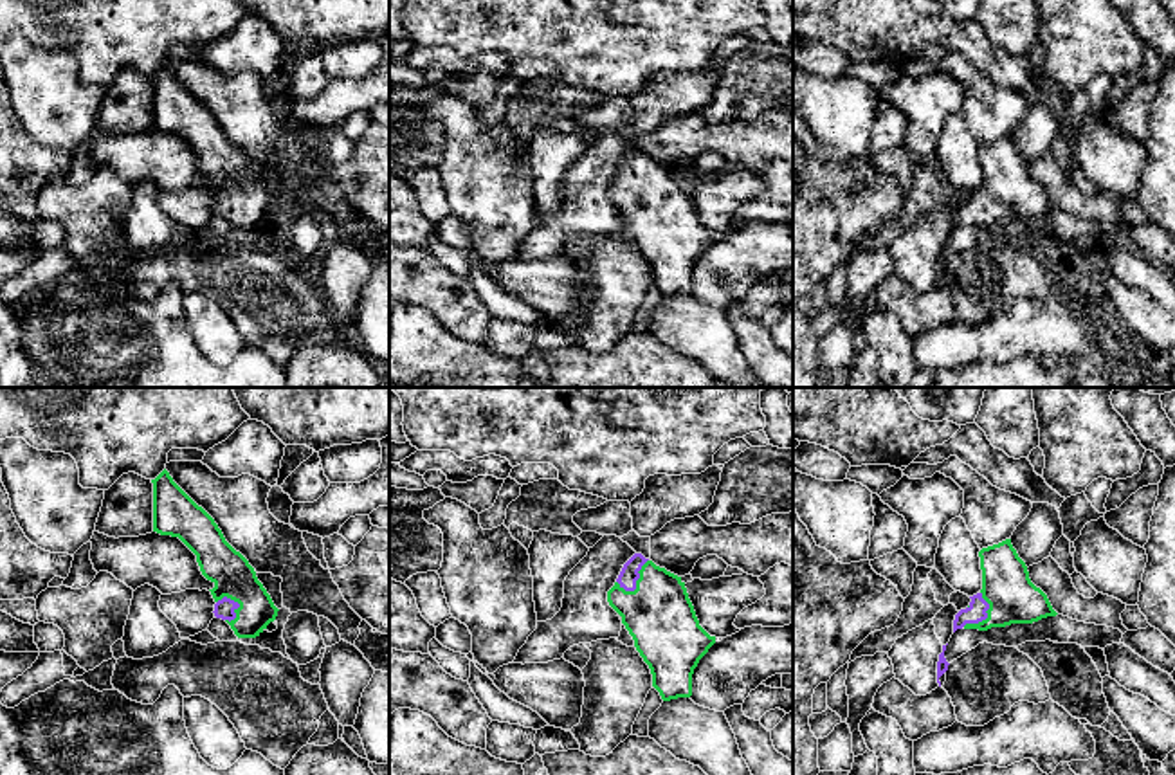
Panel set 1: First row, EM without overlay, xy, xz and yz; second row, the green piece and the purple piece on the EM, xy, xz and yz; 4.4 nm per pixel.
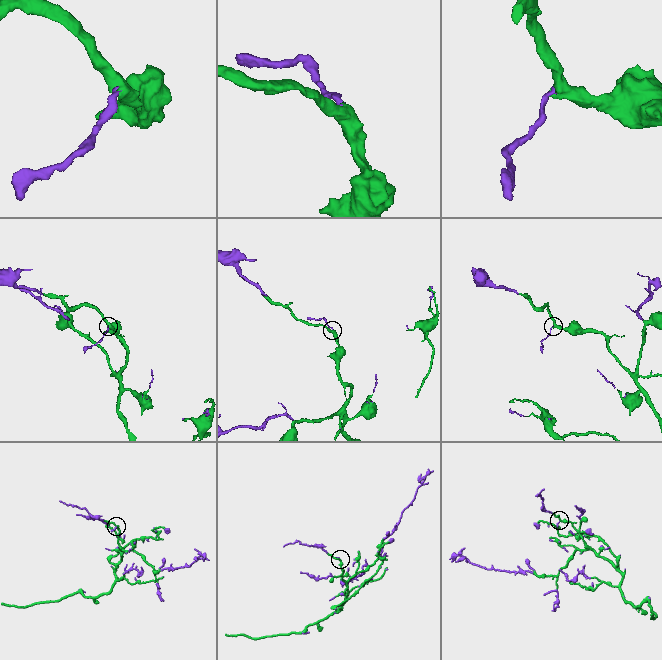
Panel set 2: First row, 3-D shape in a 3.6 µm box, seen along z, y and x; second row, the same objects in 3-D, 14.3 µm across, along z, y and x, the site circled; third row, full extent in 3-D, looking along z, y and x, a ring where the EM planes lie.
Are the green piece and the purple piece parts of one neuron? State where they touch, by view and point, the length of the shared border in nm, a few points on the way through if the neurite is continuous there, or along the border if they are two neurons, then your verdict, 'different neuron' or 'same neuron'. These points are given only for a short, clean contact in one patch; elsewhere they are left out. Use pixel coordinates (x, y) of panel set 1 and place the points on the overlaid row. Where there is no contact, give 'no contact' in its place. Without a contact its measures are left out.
contact xz (637, 583); length 180 nm; same neuron

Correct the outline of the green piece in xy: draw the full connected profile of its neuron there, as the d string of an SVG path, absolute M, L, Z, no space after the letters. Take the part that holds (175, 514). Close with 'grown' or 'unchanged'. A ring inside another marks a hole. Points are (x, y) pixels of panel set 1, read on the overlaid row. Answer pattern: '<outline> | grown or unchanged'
M164 469L153 483L153 532L178 537L195 555L202 575L214 584L214 616L225 620L238 638L260 636L278 616L270 595L258 580L249 561L236 552L223 537L214 519L198 506Z | grown

